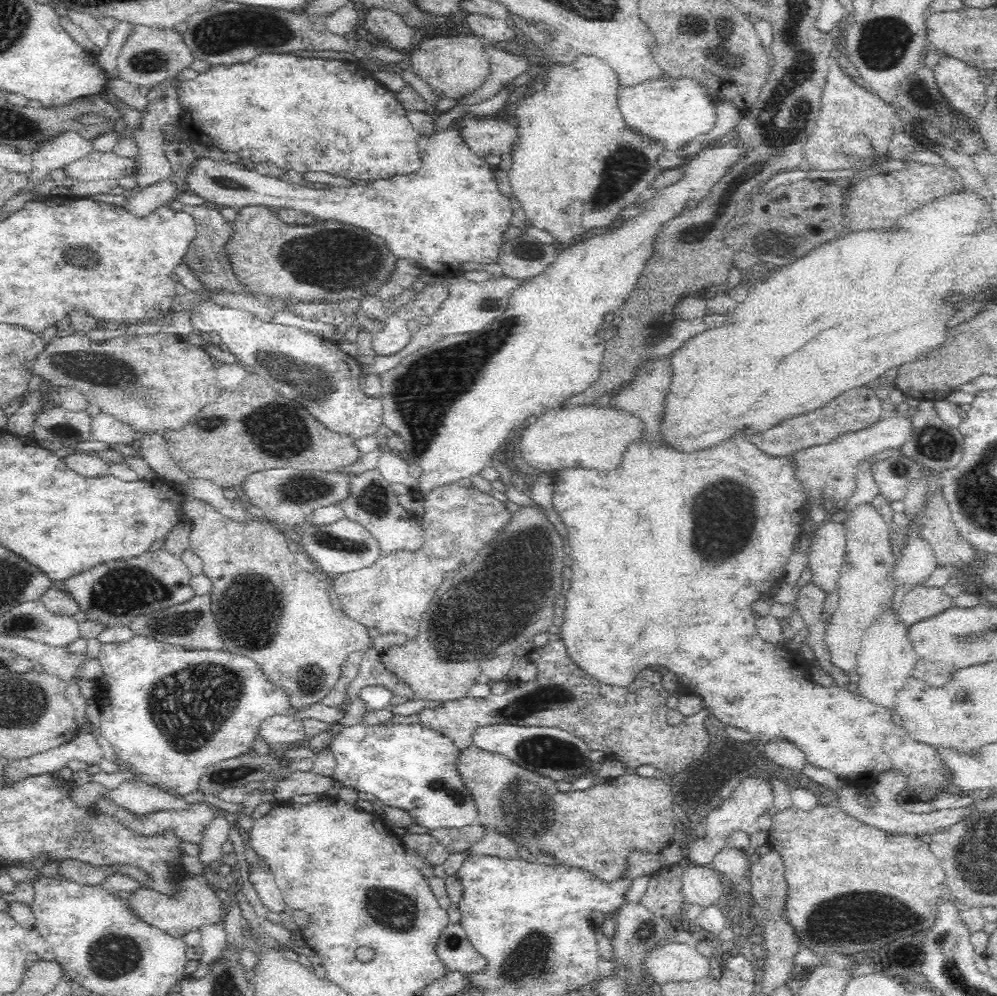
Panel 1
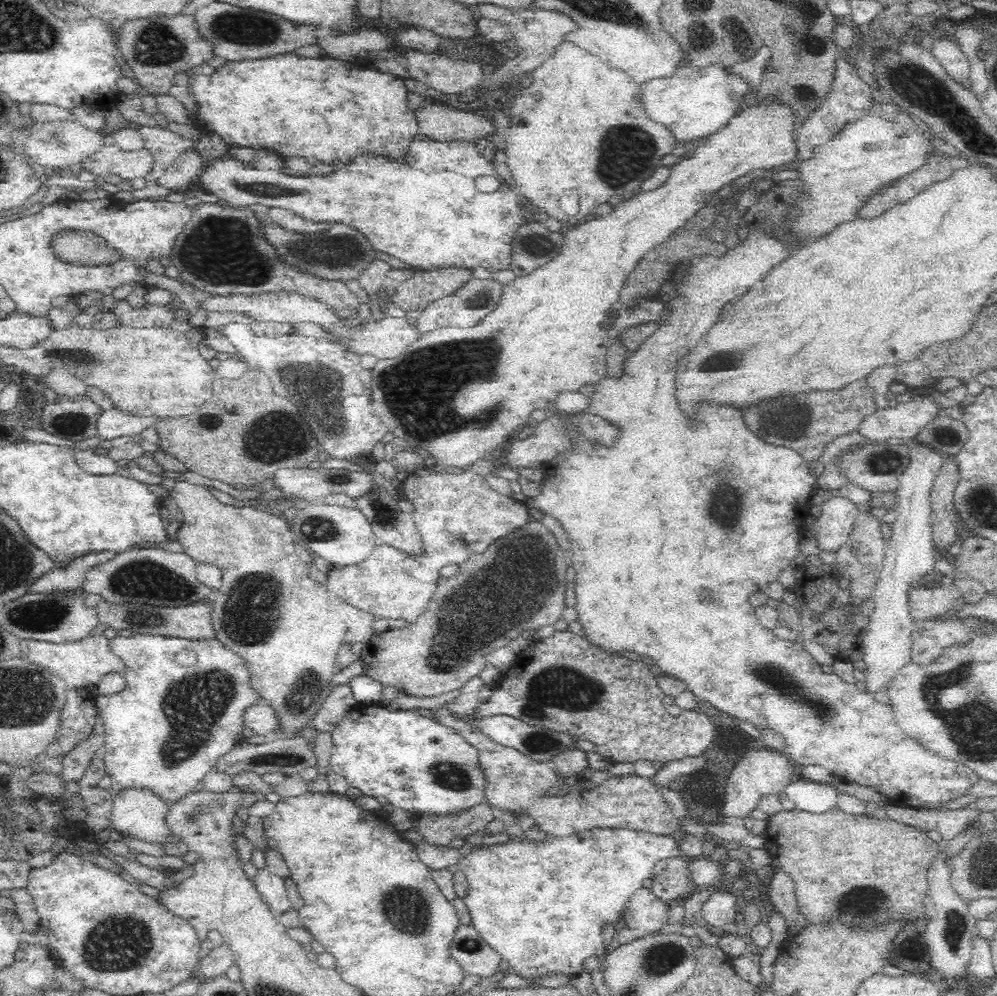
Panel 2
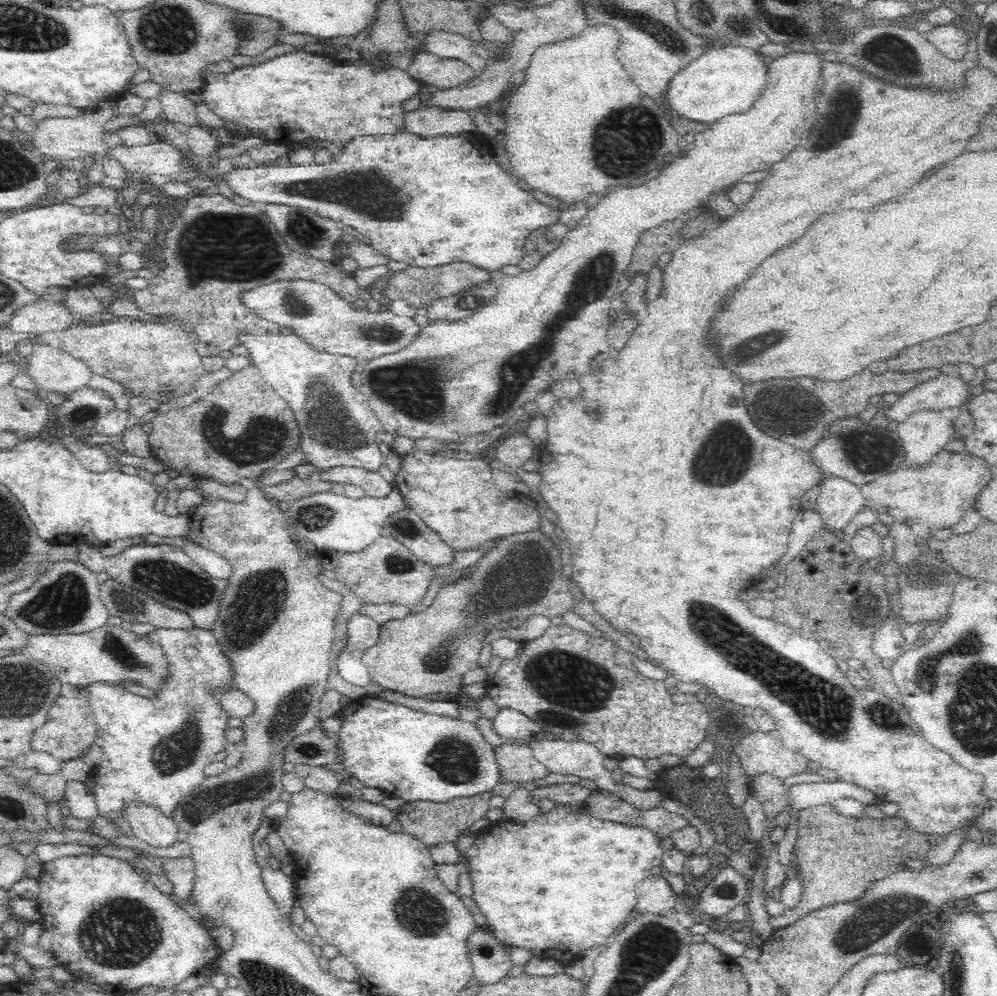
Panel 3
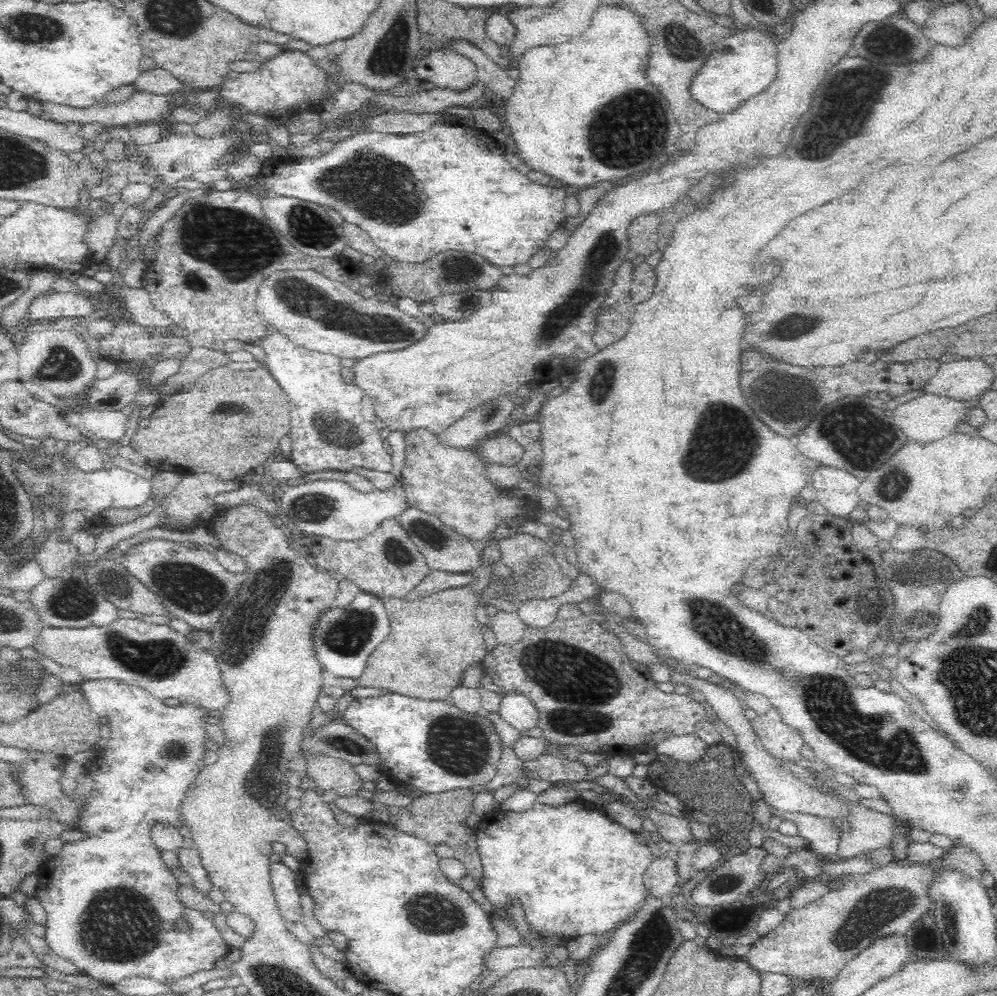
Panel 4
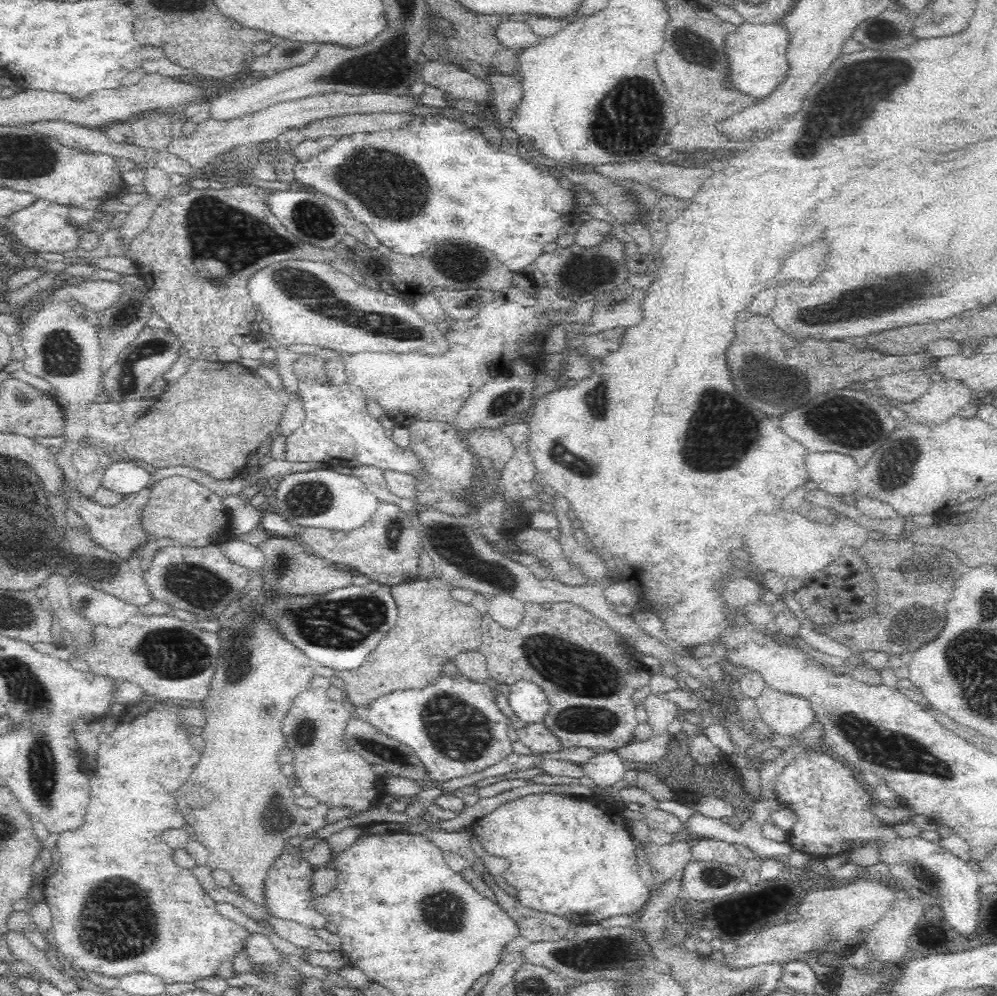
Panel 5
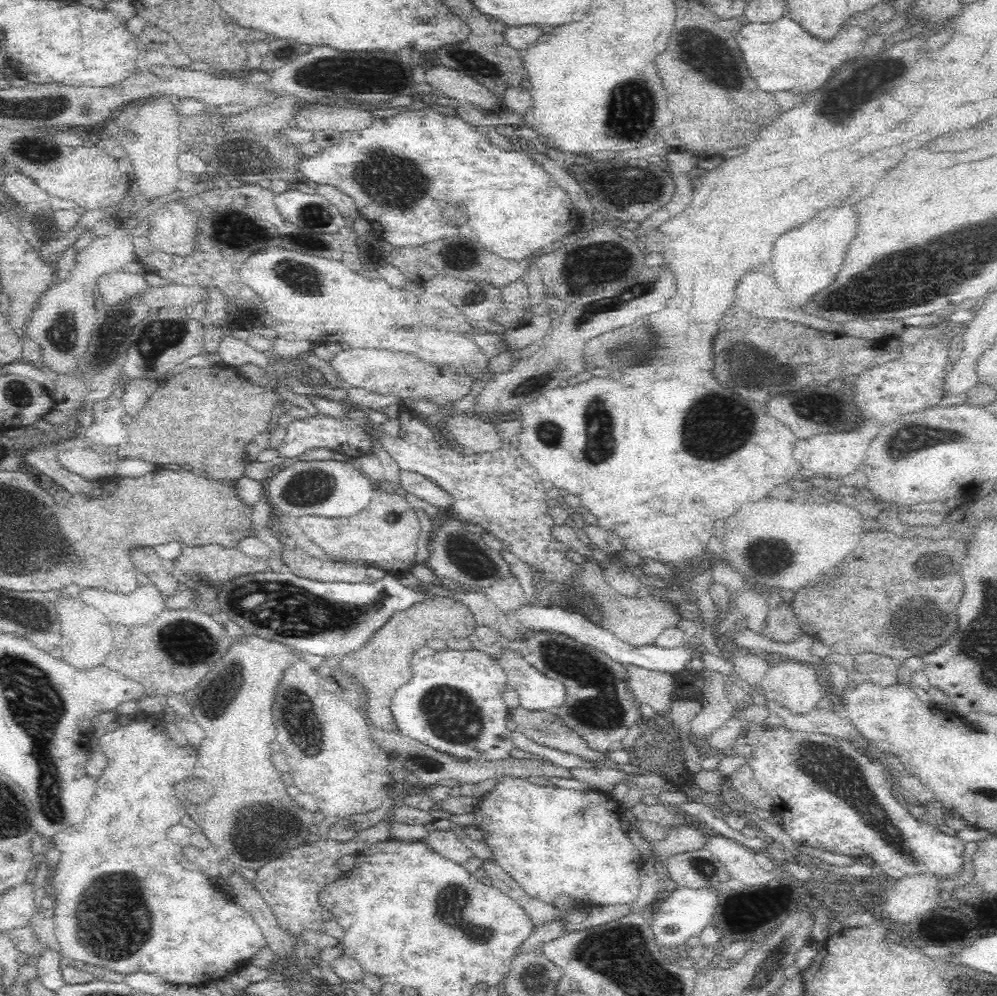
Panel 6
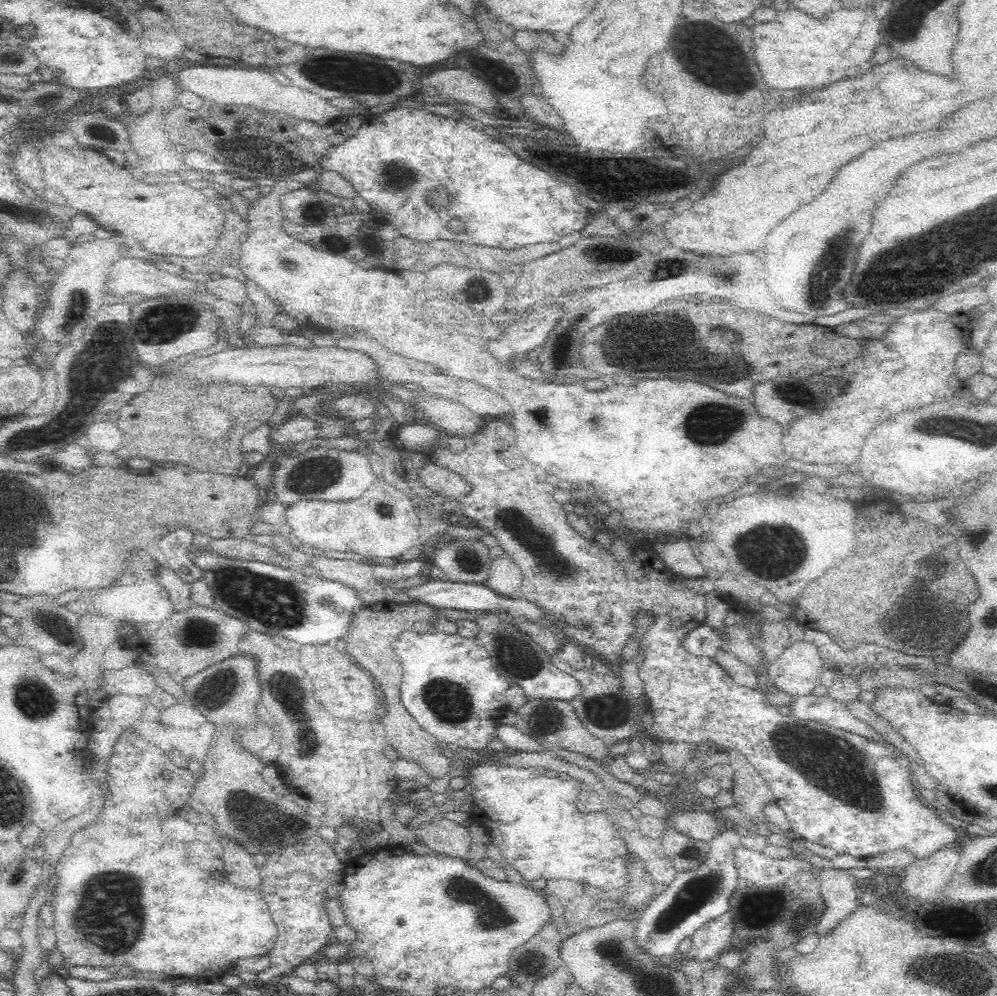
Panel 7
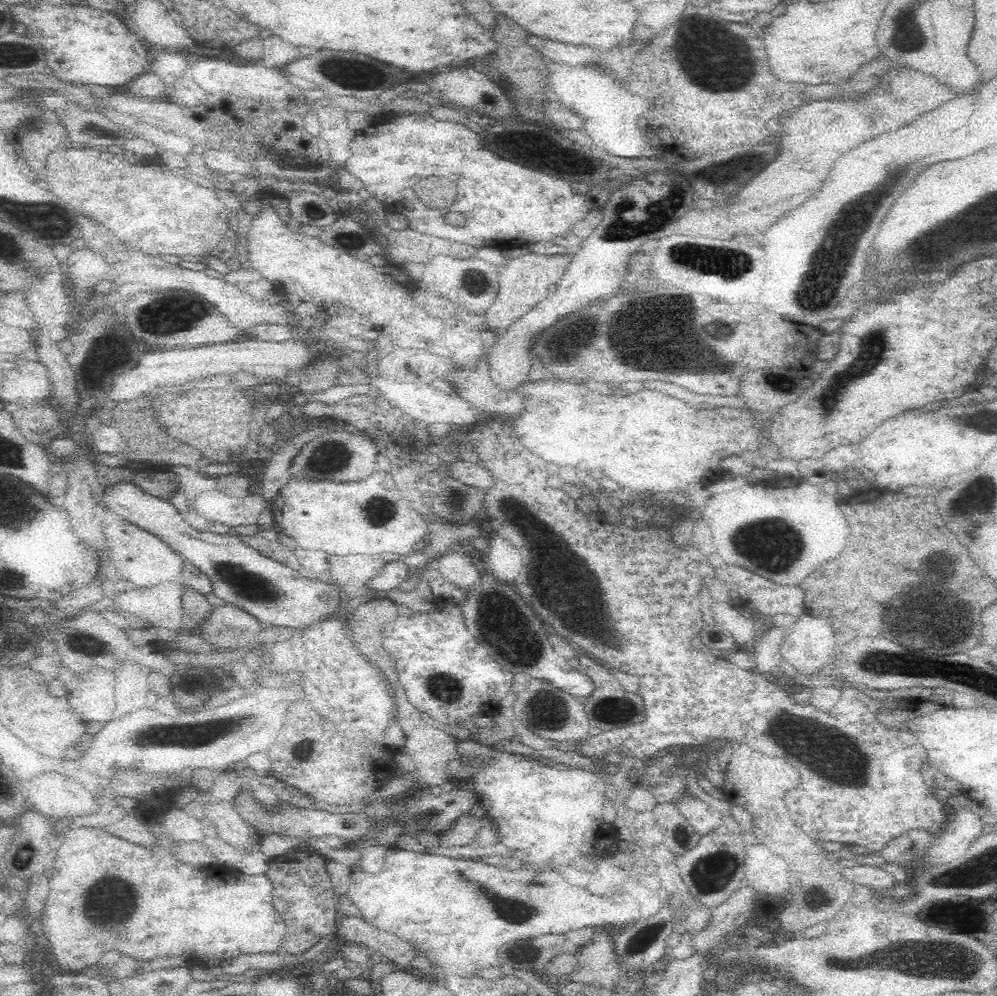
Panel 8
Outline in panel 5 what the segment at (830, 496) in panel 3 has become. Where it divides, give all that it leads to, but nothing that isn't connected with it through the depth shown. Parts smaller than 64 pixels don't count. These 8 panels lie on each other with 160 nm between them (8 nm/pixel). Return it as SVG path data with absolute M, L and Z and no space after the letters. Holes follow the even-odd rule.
M806 452L807 474L820 490L830 494L859 495L859 467L856 460L840 452Z

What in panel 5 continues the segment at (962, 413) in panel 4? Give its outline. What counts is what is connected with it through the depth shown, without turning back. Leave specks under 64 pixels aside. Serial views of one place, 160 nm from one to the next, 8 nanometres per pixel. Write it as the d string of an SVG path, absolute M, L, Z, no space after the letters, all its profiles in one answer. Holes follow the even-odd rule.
M942 377L937 383L932 383L928 392L920 396L916 402L896 403L895 406L908 415L907 420L933 423L960 412L966 404L972 401L974 395L968 383L964 383L962 379L946 380Z

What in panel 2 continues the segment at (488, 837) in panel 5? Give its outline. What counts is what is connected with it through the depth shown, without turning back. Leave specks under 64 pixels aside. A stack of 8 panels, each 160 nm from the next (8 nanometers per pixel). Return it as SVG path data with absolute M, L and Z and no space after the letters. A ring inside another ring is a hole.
M590 828L584 832L576 832L572 836L552 836L546 835L544 840L530 840L525 836L524 840L508 840L505 844L489 845L485 847L475 847L458 860L458 870L462 872L468 882L466 896L463 902L470 913L472 925L480 932L480 935L487 944L490 944L494 951L498 952L503 959L506 959L510 970L513 970L518 976L534 980L546 974L564 974L571 976L578 974L583 969L583 962L589 957L594 956L595 952L602 949L603 939L602 930L606 926L612 926L618 922L618 918L625 912L628 900L632 895L642 888L642 882L645 878L651 876L654 865L660 861L672 857L684 857L682 850L678 846L676 836L659 835L642 830L627 830L626 828Z

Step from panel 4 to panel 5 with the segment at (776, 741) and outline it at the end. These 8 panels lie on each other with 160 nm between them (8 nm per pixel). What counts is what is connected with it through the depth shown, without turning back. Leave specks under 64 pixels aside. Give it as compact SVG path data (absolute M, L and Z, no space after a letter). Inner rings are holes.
M764 685L755 703L760 727L766 728L774 736L802 733L814 718L810 699L804 695L774 689L772 685Z

